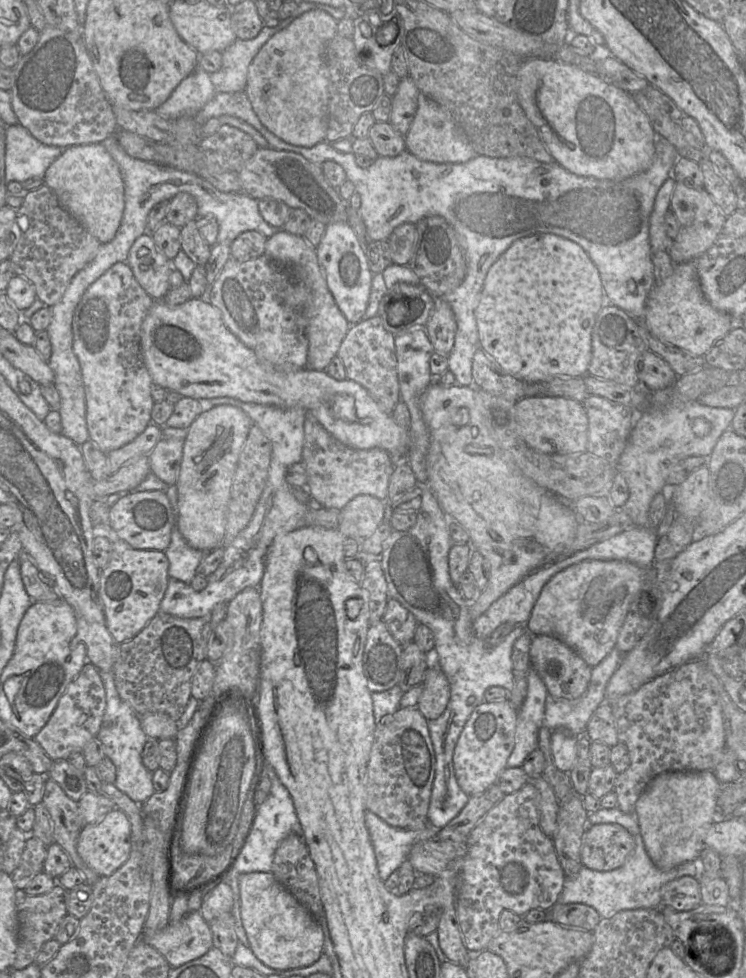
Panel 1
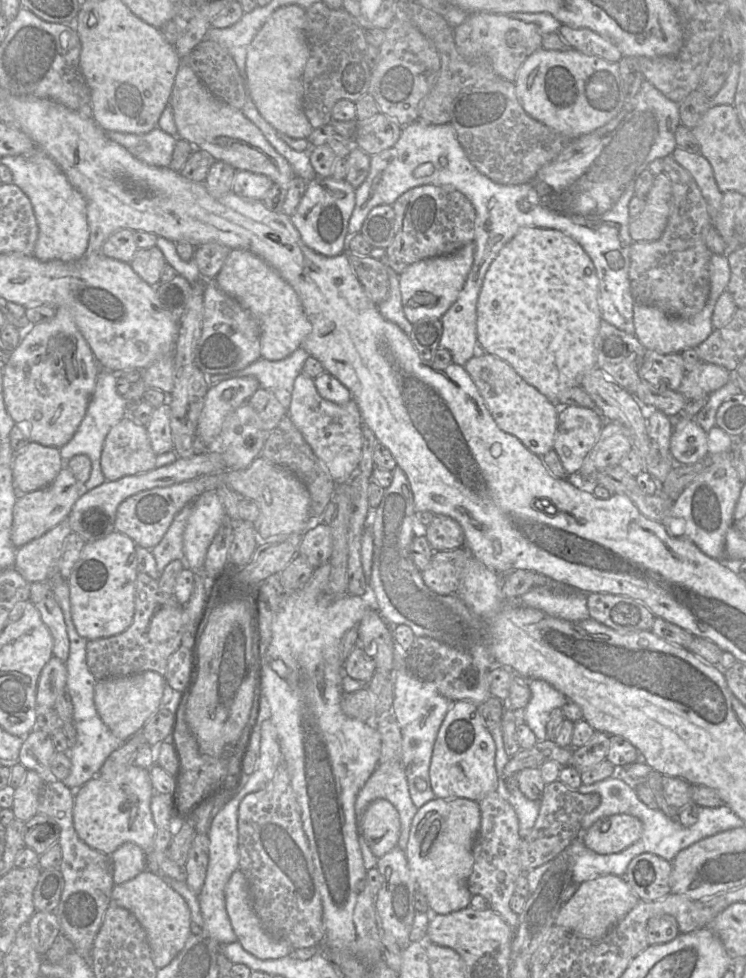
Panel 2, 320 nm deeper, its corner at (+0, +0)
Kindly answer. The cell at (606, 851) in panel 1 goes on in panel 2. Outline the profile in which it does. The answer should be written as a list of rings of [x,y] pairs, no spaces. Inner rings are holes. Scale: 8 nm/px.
[[[615,814],[596,821],[583,831],[583,842],[597,854],[619,853],[637,842],[643,833],[643,824],[635,816]]]

